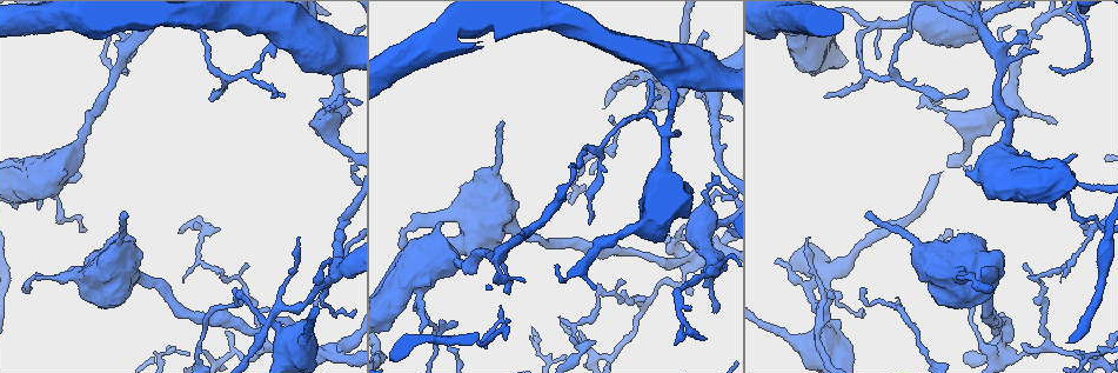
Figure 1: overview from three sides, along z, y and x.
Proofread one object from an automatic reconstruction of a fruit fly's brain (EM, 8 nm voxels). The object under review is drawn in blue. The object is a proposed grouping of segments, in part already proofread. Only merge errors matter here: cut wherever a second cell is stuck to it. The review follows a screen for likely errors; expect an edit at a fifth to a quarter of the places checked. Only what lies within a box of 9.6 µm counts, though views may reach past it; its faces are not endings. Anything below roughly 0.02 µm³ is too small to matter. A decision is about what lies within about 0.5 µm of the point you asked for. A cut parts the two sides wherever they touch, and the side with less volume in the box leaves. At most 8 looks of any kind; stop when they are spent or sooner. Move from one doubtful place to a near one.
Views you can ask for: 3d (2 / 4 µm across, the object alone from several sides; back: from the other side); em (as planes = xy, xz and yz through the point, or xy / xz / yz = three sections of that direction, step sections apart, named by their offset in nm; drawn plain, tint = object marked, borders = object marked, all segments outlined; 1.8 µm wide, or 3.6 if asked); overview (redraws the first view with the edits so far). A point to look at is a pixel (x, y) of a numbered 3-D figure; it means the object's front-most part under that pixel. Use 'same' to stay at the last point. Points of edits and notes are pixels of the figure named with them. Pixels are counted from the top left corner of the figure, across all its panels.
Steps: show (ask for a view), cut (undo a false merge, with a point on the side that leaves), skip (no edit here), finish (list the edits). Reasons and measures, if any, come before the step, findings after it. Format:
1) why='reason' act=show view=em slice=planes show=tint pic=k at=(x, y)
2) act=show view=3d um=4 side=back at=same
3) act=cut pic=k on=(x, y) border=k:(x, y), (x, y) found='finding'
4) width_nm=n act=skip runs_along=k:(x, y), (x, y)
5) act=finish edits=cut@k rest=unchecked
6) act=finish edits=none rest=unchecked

why='thin arm on a thick one' act=show view=em slice=planes show=tint pic=1 at=(333, 277)

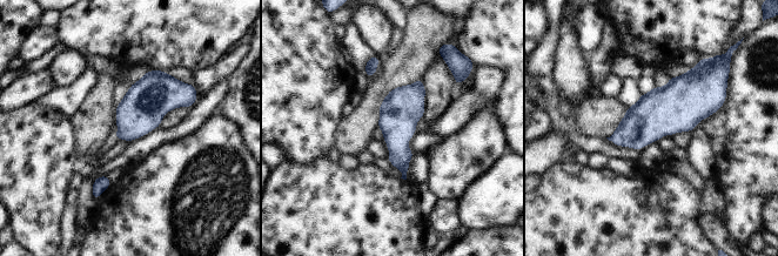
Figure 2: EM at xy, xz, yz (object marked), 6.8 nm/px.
act=skip found='continuous, no second cell'

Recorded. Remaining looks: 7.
why='sharp bend' act=show view=em um=3.6 slice=xz step=16 show=tint pic=1 at=(714, 194)

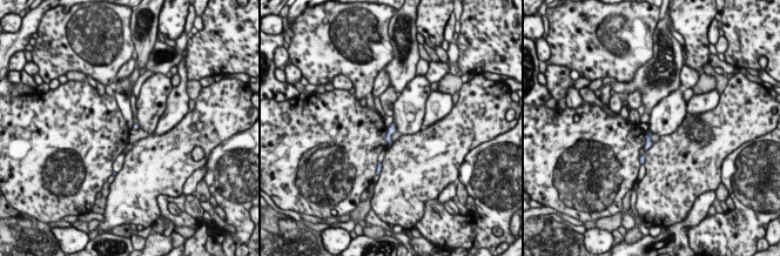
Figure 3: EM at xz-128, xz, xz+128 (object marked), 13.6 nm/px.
act=skip found='one cell here'

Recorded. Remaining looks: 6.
why='sudden change in width' act=show view=3d um=4 pic=1 at=(420, 300)

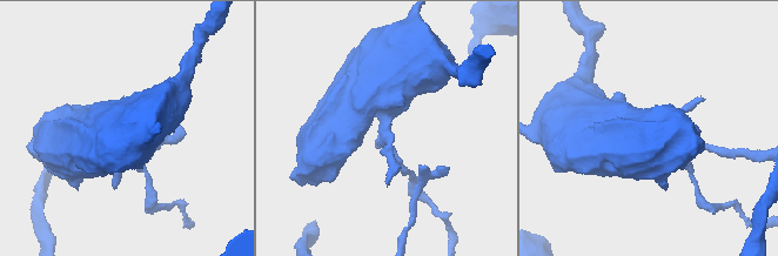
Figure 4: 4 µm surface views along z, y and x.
why='shape alone is not enough' act=show view=em um=3.6 slice=planes show=tint pic=4 at=(387, 130)

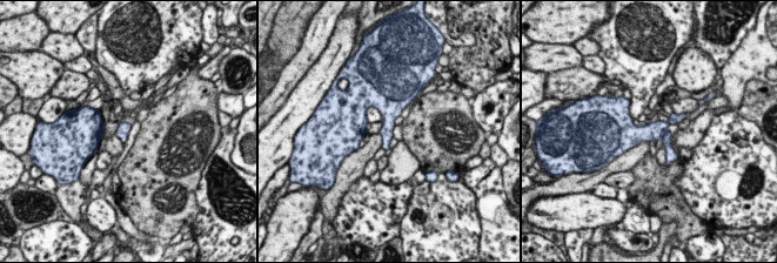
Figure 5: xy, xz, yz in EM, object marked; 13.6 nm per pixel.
width_nm=160 act=skip runs_along=5:(618, 130), (657, 133), (675, 156) found='all the same cell'

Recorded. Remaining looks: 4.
why='sudden change in width' act=show view=em um=3.6 slice=planes show=tint pic=1 at=(452, 49)

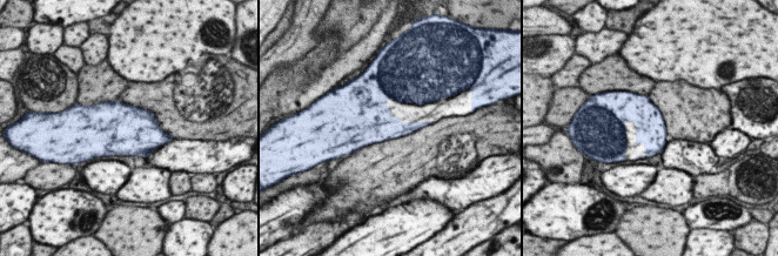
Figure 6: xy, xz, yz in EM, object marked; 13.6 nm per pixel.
act=skip found='one cell here'

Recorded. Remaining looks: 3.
act=finish edits=none rest=unchecked

